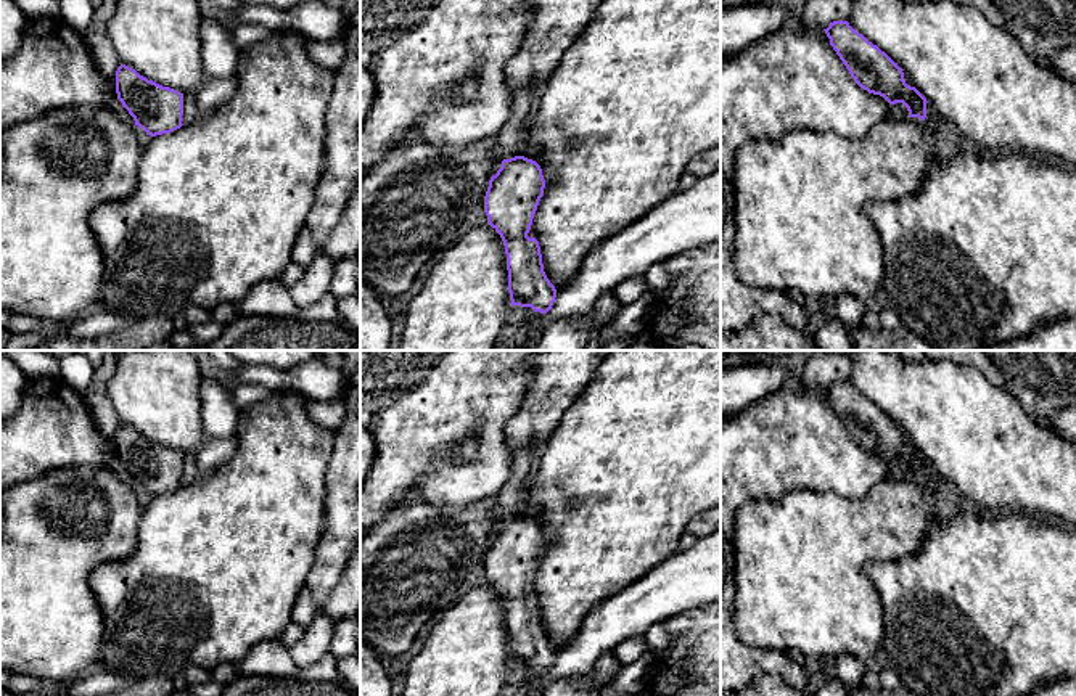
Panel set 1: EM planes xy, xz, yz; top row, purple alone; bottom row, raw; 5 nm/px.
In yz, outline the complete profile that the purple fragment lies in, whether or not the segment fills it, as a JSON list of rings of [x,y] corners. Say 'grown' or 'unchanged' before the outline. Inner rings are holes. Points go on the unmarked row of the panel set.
unchanged; [[[833,381],[823,391],[860,448],[883,456],[889,465],[901,463],[909,477],[925,481],[926,458],[906,444],[902,429],[885,411],[856,392],[848,381]]]

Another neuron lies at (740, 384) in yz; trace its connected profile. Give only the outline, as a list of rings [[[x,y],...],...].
[[[799,360],[721,366],[721,416],[733,416],[758,400],[795,384]]]

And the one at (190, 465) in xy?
[[[190,450],[183,453],[183,476],[182,476],[182,484],[188,485],[191,484],[198,476],[198,450]]]

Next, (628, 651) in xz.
[[[630,637],[616,646],[613,654],[621,665],[629,665],[640,659],[647,651],[648,646],[645,637]]]

